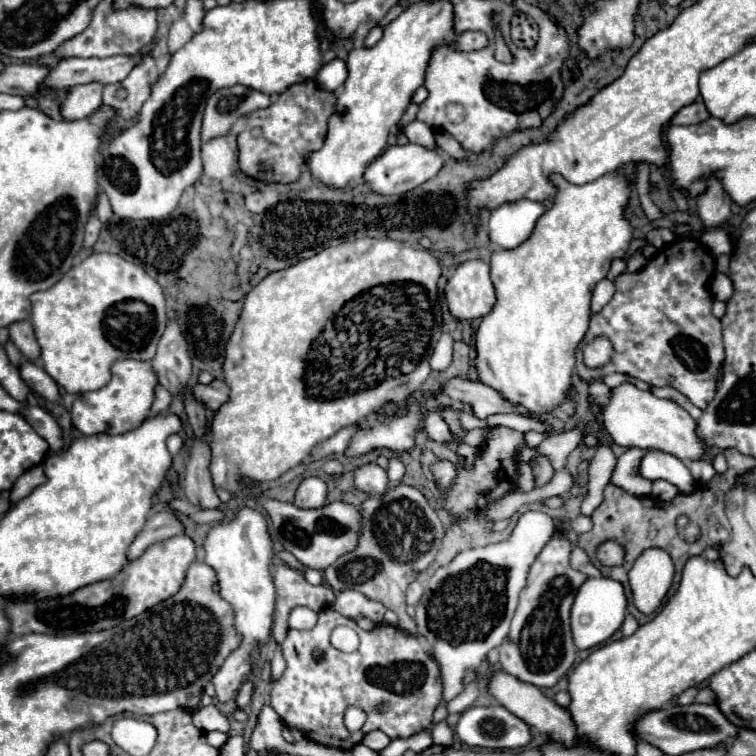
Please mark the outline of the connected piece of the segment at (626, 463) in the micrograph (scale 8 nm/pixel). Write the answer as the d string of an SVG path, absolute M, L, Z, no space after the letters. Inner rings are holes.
M630 448L626 450L618 462L616 468L612 472L610 482L614 486L620 486L622 490L636 494L636 496L650 496L650 486L648 482L638 474L638 466L640 466L640 458L644 456L644 450L638 448Z

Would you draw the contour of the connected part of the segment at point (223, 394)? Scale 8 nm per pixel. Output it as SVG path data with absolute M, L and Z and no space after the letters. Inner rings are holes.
M214 380L208 386L196 384L196 398L200 398L200 402L204 402L212 410L218 410L222 404L226 404L228 394L230 394L230 388L224 380Z

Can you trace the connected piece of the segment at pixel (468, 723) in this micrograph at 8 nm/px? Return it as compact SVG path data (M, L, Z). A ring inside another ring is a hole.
M472 706L456 724L458 738L480 748L520 748L532 740L530 726L504 706Z

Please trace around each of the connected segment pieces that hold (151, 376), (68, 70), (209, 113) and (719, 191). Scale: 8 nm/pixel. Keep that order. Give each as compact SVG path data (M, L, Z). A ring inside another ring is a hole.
M116 360L112 364L112 380L108 386L96 392L84 392L74 400L72 406L72 424L80 434L92 436L100 432L124 434L128 430L138 428L150 414L150 406L154 402L154 388L158 384L158 376L150 362L142 360Z
M146 54L112 56L112 58L66 58L46 78L46 86L52 90L66 90L68 86L98 82L114 84L124 80L134 66L142 62Z
M236 84L230 88L220 88L208 98L202 122L202 140L228 134L228 130L240 116L246 116L252 110L268 106L270 106L270 96L252 90L248 86Z
M718 178L706 180L706 190L696 196L696 204L704 226L720 226L730 218L732 198L724 192Z

